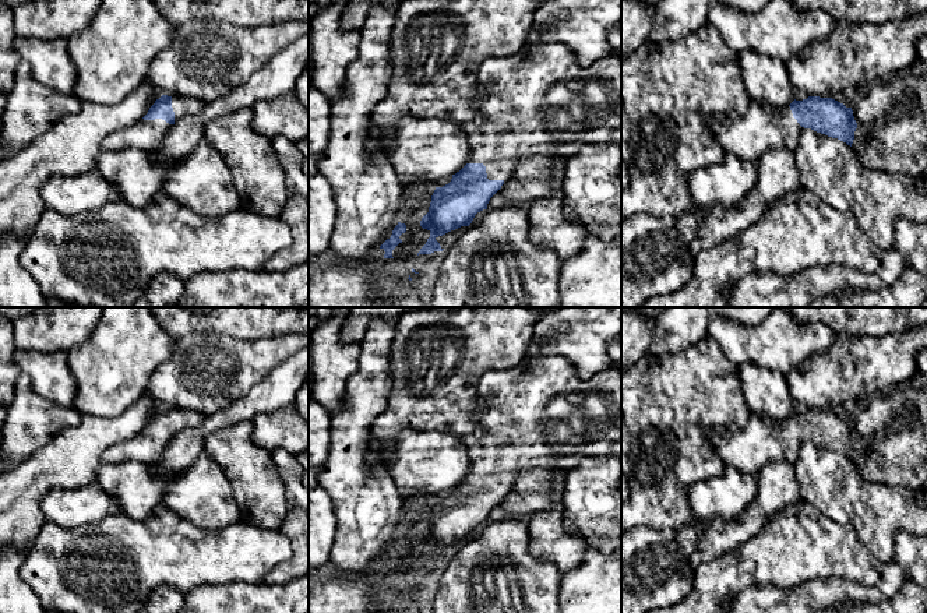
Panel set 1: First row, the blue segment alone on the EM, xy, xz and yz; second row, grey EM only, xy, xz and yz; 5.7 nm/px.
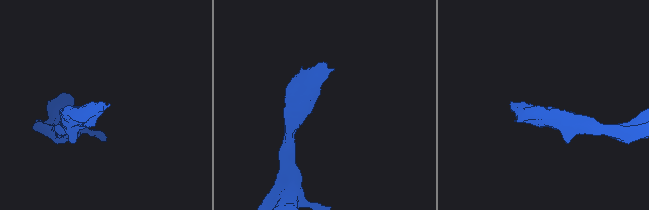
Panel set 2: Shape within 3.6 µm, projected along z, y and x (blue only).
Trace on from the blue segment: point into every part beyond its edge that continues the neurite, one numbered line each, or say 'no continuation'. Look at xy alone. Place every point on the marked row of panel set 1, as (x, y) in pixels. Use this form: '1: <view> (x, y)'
1: xy (147, 134)

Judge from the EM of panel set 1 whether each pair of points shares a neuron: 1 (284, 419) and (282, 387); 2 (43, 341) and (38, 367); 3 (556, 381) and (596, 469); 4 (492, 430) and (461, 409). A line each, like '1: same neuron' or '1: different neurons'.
1: different neurons
2: different neurons
3: different neurons
4: different neurons

